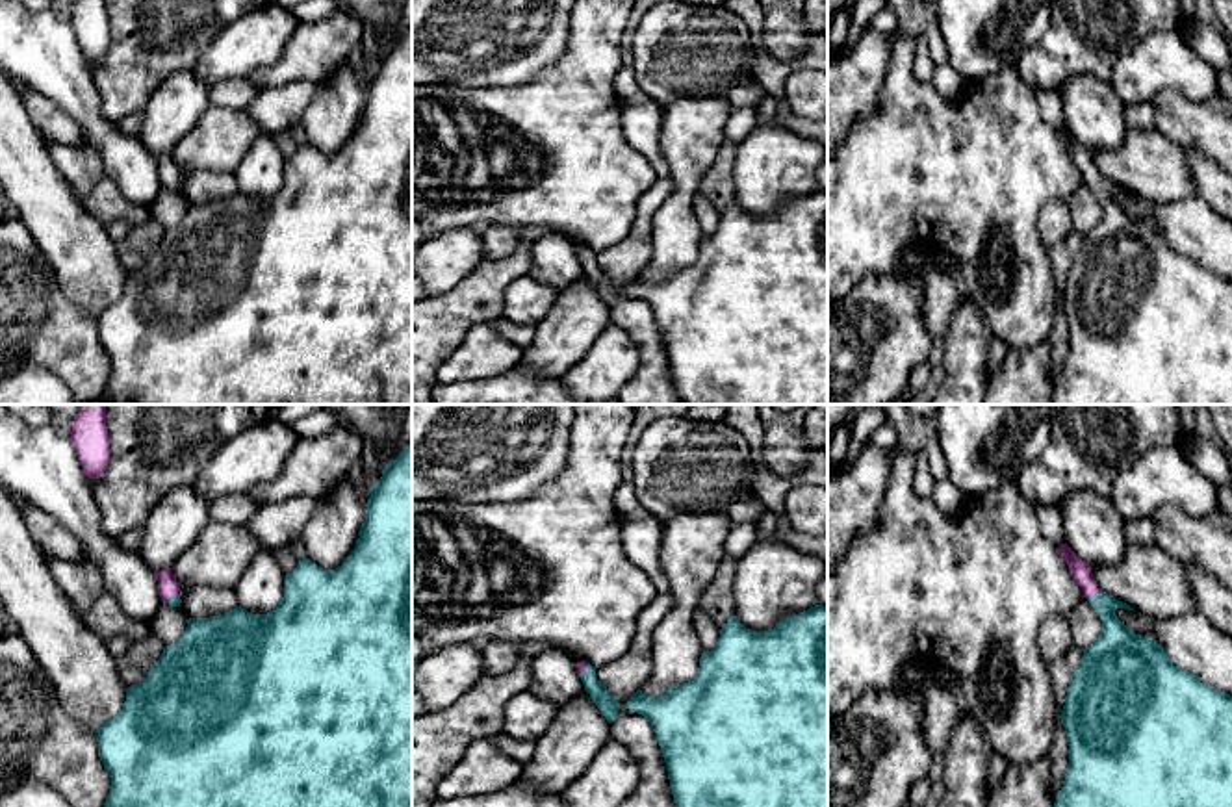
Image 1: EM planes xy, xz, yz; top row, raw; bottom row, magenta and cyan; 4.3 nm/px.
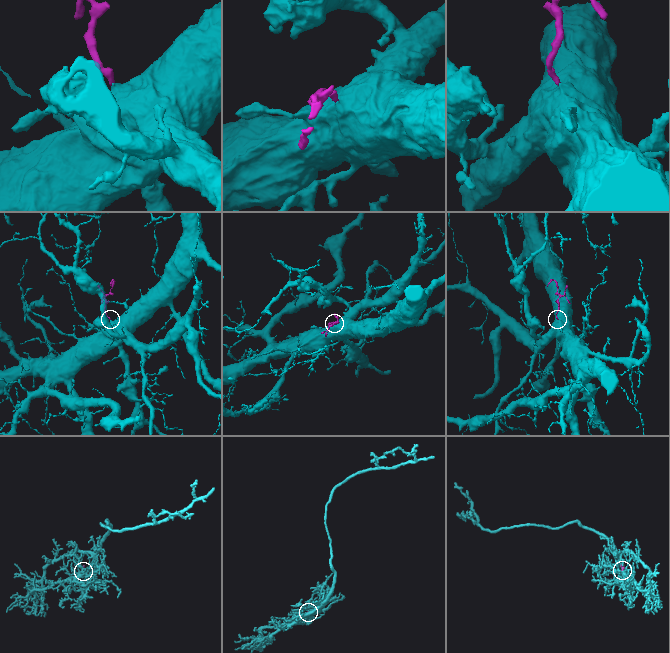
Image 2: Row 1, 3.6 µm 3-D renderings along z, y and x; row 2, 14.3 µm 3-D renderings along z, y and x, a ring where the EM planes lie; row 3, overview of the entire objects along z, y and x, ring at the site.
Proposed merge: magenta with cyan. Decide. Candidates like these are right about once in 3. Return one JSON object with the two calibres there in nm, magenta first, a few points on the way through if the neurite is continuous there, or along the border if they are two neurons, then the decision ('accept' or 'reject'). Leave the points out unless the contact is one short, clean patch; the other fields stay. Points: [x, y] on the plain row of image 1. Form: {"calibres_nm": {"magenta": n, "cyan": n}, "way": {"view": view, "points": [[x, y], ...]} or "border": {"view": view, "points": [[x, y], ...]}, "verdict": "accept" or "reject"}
{"calibres_nm": {"magenta": 90, "cyan": 190}, "way": {"view": "yz", "points": [[1080, 154], [1093, 180], [1106, 193], [1117, 232]]}, "verdict": "accept"}

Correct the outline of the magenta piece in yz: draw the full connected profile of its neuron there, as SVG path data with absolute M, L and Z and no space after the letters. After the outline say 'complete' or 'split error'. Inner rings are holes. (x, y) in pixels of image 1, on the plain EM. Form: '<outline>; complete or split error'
M1061 128L1059 134L1072 163L1082 173L1084 182L1100 200L1102 217L1095 228L1084 234L1082 247L1074 254L1069 267L1061 297L1061 308L1069 327L1069 352L1048 404L1232 404L1232 280L1206 269L1191 256L1174 250L1152 221L1134 219L1115 200L1117 193L1134 193L1113 180L1104 178L1095 165L1091 150L1084 147L1067 128Z; split error

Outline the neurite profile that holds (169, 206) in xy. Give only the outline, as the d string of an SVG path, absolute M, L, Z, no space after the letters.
M161 187L156 200L150 204L148 211L154 221L161 224L163 230L176 228L187 211L189 200L180 191L171 191Z

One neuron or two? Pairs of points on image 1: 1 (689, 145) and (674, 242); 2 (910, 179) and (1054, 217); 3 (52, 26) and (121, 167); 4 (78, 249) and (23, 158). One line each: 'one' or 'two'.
1: one
2: two
3: one
4: one

